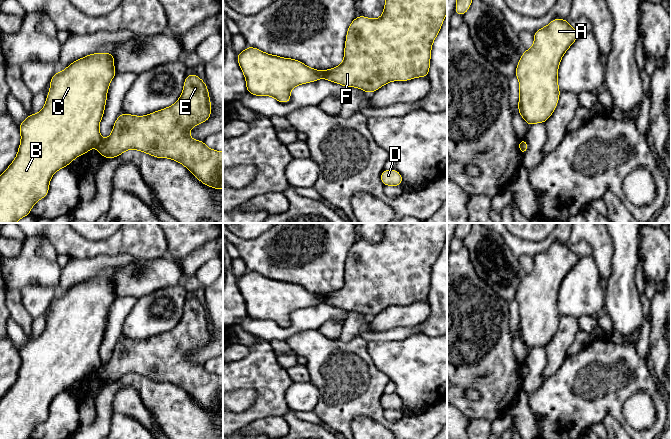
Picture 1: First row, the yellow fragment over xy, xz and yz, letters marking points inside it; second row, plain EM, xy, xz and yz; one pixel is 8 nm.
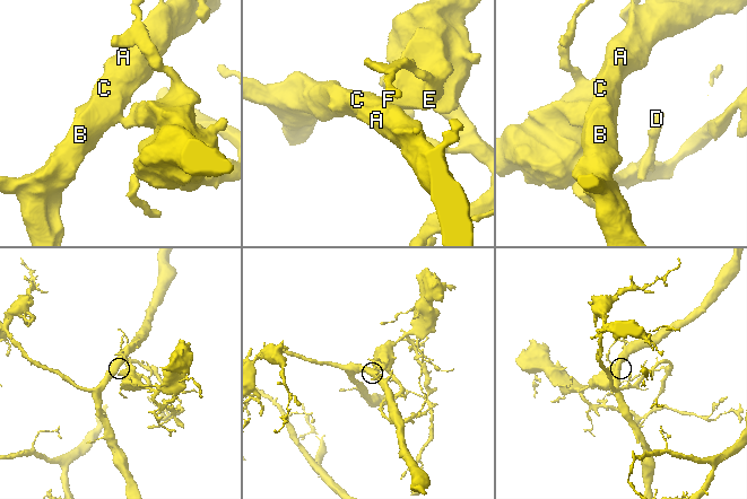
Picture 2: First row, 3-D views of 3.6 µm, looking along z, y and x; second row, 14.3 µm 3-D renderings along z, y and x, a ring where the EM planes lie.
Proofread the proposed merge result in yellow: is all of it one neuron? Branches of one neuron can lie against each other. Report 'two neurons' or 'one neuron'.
two neurons

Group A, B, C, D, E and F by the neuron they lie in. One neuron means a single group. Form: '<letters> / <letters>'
A B C / D E F

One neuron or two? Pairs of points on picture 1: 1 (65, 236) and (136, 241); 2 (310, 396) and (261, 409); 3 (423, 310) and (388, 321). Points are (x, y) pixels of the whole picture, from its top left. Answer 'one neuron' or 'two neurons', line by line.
1: one neuron
2: two neurons
3: one neuron

